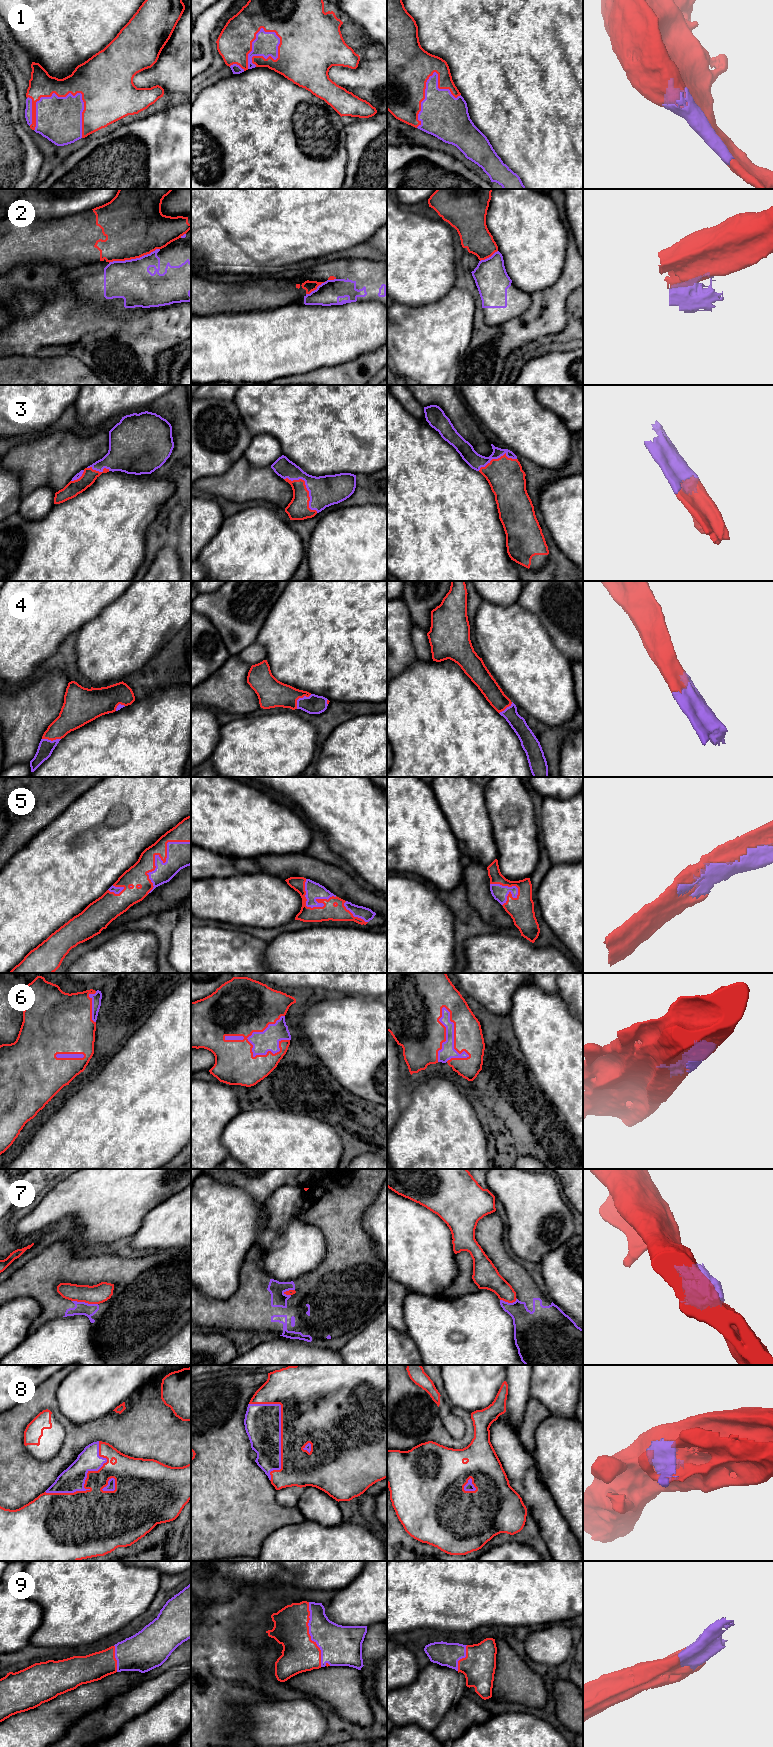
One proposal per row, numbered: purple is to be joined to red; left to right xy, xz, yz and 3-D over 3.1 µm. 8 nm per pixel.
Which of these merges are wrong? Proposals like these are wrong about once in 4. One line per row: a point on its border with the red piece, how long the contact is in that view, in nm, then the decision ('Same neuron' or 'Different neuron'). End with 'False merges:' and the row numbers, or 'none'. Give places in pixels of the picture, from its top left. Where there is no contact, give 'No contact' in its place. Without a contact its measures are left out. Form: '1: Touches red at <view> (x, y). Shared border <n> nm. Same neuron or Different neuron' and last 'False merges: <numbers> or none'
1: Touches red at xy (80, 92). Shared border 480 nm. Same neuron
2: Touches red at xy (134, 258). Shared border 420 nm. Different neuron
3: Touches red at xz (306, 488). Shared border 380 nm. Same neuron
4: Touches red at xz (300, 697). Shared border 170 nm. Same neuron
5: Touches red at xy (161, 859). Shared border 550 nm. Same neuron
6: Touches red at yz (454, 1036). Shared border 460 nm. Same neuron
7: Touches red at xy (85, 1302). Shared border 220 nm. Different neuron
8: Touches red at xz (281, 1430). Shared border 650 nm. Same neuron
9: Touches red at xz (309, 1634). Shared border 550 nm. Same neuron
False merges: 2, 7

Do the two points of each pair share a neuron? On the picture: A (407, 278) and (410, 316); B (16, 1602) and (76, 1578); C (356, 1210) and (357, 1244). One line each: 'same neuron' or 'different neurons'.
A: different neurons
B: different neurons
C: same neuron

